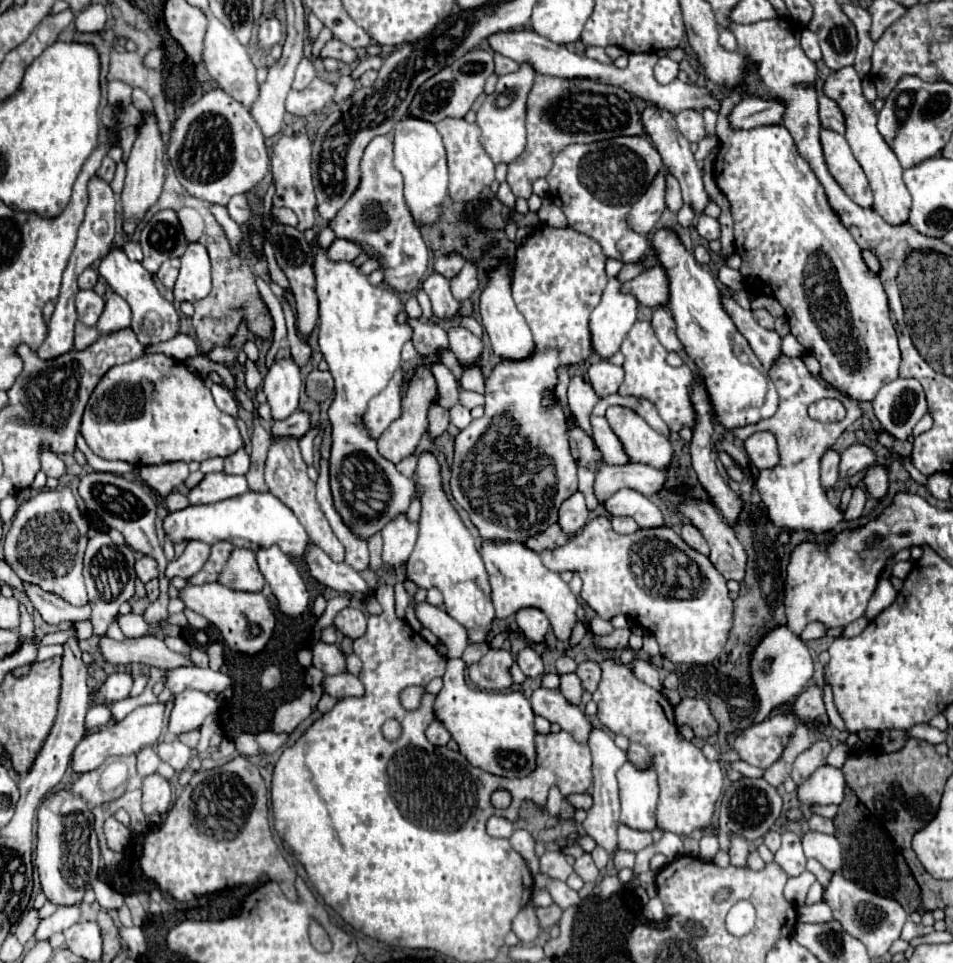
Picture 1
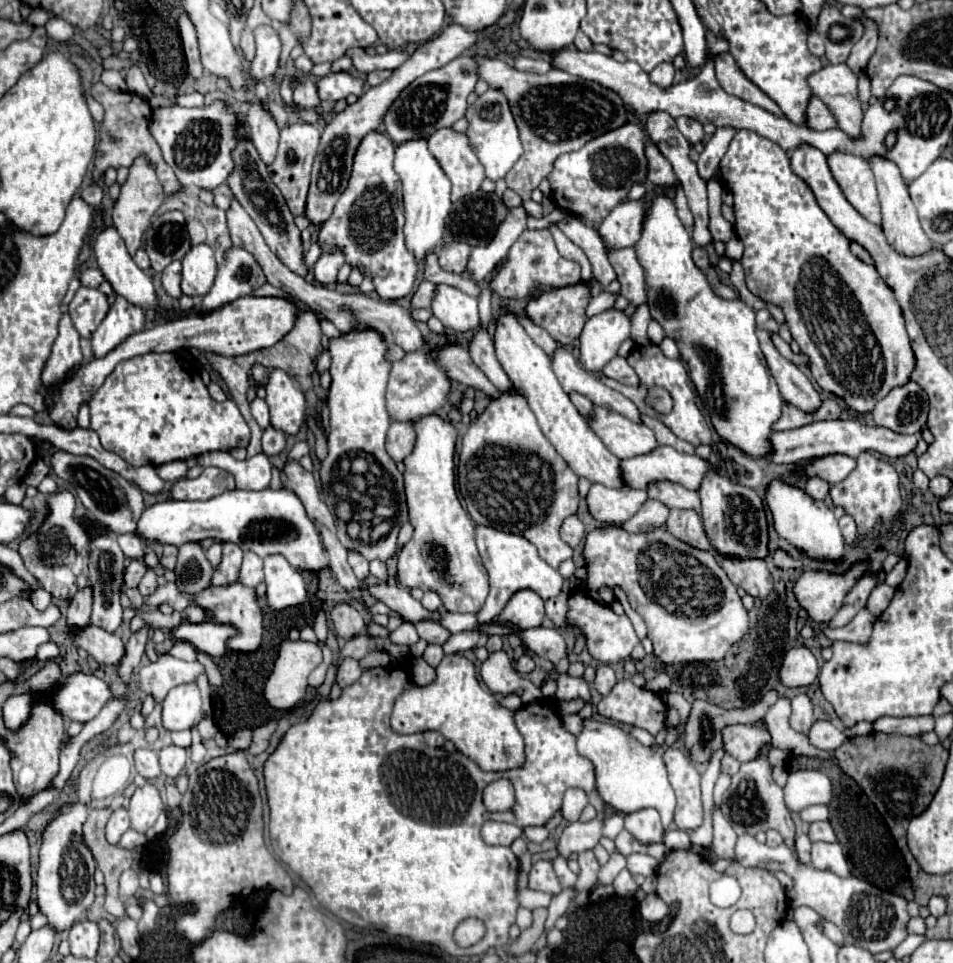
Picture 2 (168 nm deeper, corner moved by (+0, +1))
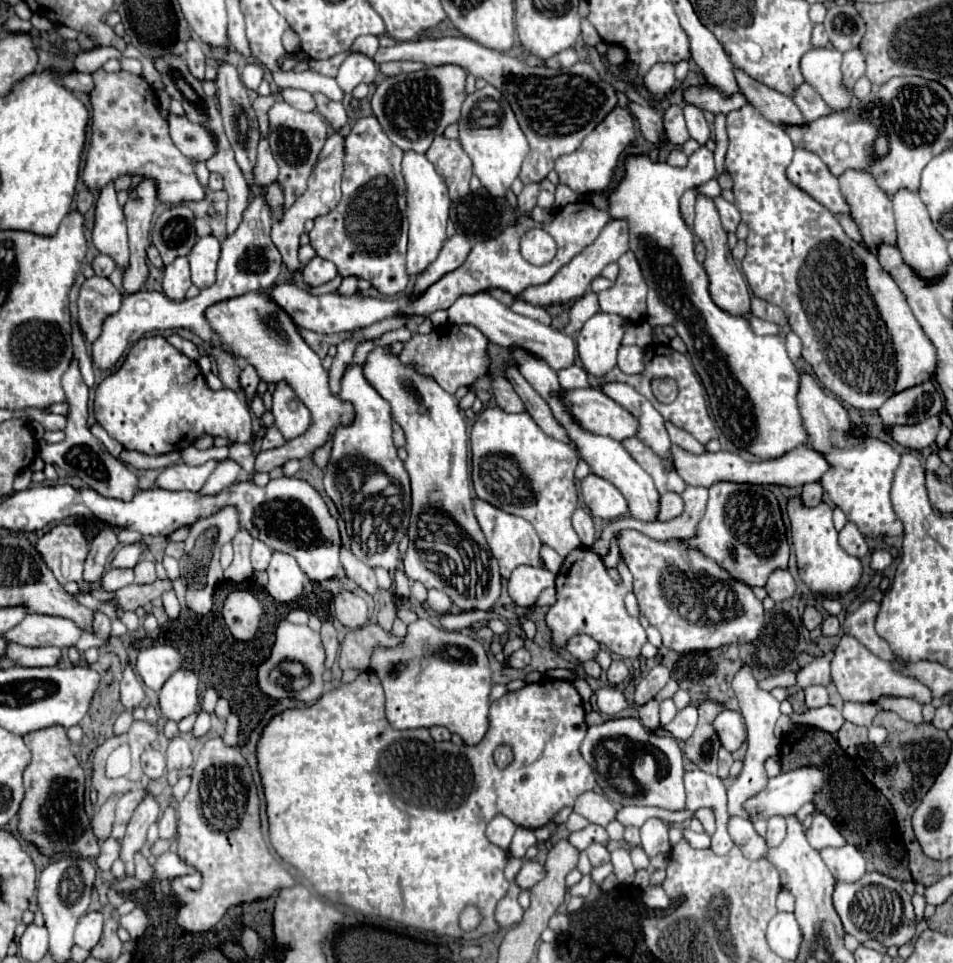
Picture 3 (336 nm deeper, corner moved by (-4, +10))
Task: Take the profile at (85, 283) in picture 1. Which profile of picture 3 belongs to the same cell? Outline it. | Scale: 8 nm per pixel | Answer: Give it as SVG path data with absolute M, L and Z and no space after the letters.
M98 255L98 257L94 259L94 271L96 271L96 275L108 277L114 269L116 269L116 263L114 263L114 259L108 257L108 255Z

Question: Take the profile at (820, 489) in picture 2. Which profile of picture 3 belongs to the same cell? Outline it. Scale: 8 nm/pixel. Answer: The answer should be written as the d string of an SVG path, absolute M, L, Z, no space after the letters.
M808 483L802 491L802 505L804 507L816 507L820 501L822 501L822 493L824 489L818 485L818 483Z

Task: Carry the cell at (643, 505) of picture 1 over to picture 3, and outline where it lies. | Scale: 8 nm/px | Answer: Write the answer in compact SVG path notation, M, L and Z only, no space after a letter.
M588 475L580 481L580 491L586 507L592 515L602 519L618 519L628 513L628 503L622 493L606 479L598 475Z

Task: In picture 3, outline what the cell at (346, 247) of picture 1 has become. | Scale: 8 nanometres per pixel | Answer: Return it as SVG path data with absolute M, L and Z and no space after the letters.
M314 257L308 265L304 265L302 269L302 277L304 277L304 283L308 287L318 287L318 285L324 285L328 281L332 281L334 277L338 275L338 271L334 269L334 263L326 261L326 259L320 259L320 257Z

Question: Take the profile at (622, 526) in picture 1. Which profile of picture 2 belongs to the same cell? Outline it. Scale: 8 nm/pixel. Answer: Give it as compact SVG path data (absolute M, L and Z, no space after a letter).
M646 500L642 504L642 508L638 510L638 514L634 514L630 520L626 520L620 526L626 532L650 532L654 528L664 526L666 514L668 514L668 508L662 506L662 502L658 502L658 500Z

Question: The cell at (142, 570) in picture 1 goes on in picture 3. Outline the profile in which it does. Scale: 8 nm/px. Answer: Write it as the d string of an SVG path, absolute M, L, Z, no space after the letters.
M110 569L100 579L100 589L104 591L118 591L124 585L134 583L134 571L132 569Z

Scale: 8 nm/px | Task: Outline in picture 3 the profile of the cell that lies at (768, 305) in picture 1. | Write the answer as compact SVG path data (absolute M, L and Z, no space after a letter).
M700 147L698 151L694 151L694 153L690 155L686 167L672 167L672 165L668 165L668 163L662 163L662 161L652 161L648 155L628 155L628 157L624 159L624 177L622 177L622 181L620 181L620 183L608 193L608 197L606 197L606 201L608 201L608 213L610 213L612 219L624 219L624 221L628 221L630 251L634 251L634 255L636 255L636 259L638 259L638 263L640 263L644 281L646 281L646 285L648 285L648 323L650 323L652 327L656 327L656 325L662 325L662 327L664 327L664 325L672 325L672 327L676 329L676 333L682 337L682 341L684 341L686 347L688 347L688 355L690 355L690 359L692 359L692 363L694 363L694 369L696 369L696 373L700 375L700 379L702 379L702 383L704 383L704 387L706 387L706 391L708 391L712 415L714 415L718 427L722 429L722 433L724 433L738 449L746 449L746 451L754 453L754 455L760 457L760 459L778 459L778 457L786 455L788 451L792 451L792 449L808 443L808 435L806 435L806 429L804 429L804 423L802 423L802 415L800 415L800 409L798 409L798 401L796 401L798 387L800 387L800 373L798 373L798 369L794 367L794 363L790 361L786 350L785 336L787 336L790 326L787 324L780 335L760 337L760 335L752 333L752 329L750 329L750 325L748 325L748 321L746 321L744 317L734 317L734 315L718 309L718 307L710 301L706 271L704 271L704 267L702 267L702 265L696 261L696 257L694 257L694 235L692 235L692 231L686 227L686 223L682 221L682 215L680 215L680 209L678 209L678 201L680 201L680 197L682 197L684 191L694 189L694 187L698 187L698 185L702 185L702 183L706 183L706 181L710 181L710 179L716 179L716 177L718 177L718 173L716 173L716 167L714 167L714 155L712 155L712 151L708 151L706 147Z

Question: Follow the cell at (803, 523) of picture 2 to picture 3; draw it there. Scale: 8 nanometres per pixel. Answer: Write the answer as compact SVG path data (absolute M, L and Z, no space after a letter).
M796 497L788 503L788 515L792 521L792 543L798 559L798 573L810 591L816 595L832 597L840 597L852 591L862 579L862 563L858 557L848 555L838 545L838 531L832 523L832 507L822 503L814 509L806 509Z

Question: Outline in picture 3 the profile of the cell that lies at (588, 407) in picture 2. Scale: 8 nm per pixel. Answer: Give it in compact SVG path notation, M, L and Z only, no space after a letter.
M570 365L566 369L558 371L558 381L562 385L562 389L576 389L576 387L590 387L588 385L588 373L578 365Z

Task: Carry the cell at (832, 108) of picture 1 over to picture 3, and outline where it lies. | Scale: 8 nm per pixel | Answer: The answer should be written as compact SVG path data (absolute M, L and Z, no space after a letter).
M802 83L794 91L792 101L798 105L798 109L802 111L806 121L816 121L818 117L824 117L826 113L830 113L830 107L822 101L822 97L808 83Z

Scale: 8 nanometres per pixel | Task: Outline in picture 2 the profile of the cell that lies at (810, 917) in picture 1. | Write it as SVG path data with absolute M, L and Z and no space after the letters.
M822 918L822 930L824 930L824 934L826 934L834 944L838 944L838 946L844 944L844 936L842 936L842 932L840 932L838 926L834 926L830 920Z

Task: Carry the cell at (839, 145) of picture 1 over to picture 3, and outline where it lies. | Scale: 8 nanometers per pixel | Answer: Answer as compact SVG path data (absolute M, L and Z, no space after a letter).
M850 169L840 177L840 189L850 207L850 217L856 221L860 229L862 243L868 249L878 249L882 243L896 245L896 223L892 213L892 201L890 197L886 197L886 193L882 193L882 189L878 189L874 177L870 177L870 173L858 173Z

